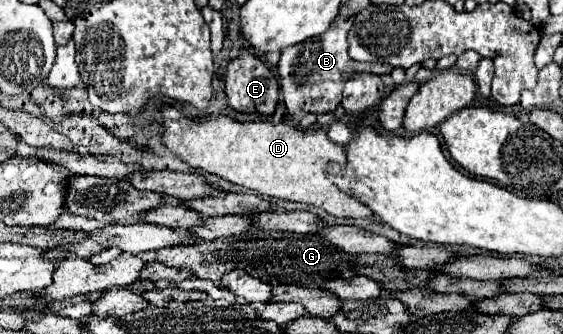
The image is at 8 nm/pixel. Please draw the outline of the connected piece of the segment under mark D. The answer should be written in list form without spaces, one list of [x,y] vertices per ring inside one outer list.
[[[229,116],[209,120],[163,120],[163,144],[191,168],[205,174],[217,174],[233,184],[255,190],[261,196],[305,202],[327,210],[333,216],[367,218],[371,210],[335,186],[345,168],[343,146],[331,142],[325,130],[297,128],[287,120],[237,122]]]

